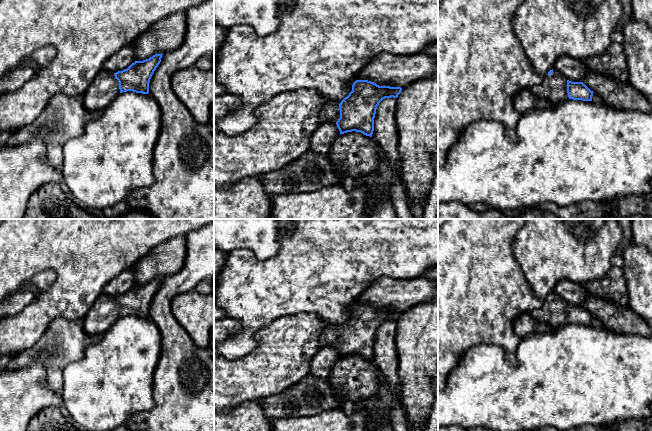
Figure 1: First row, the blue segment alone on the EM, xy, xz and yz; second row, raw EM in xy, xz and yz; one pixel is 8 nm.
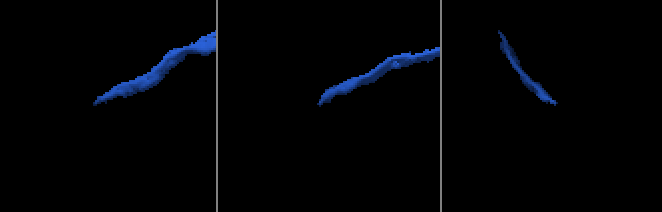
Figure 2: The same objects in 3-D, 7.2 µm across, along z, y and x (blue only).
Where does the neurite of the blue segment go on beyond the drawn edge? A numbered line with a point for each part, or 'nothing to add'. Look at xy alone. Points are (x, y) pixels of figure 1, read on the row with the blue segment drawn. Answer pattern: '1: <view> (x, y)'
1: xy (104, 89)

